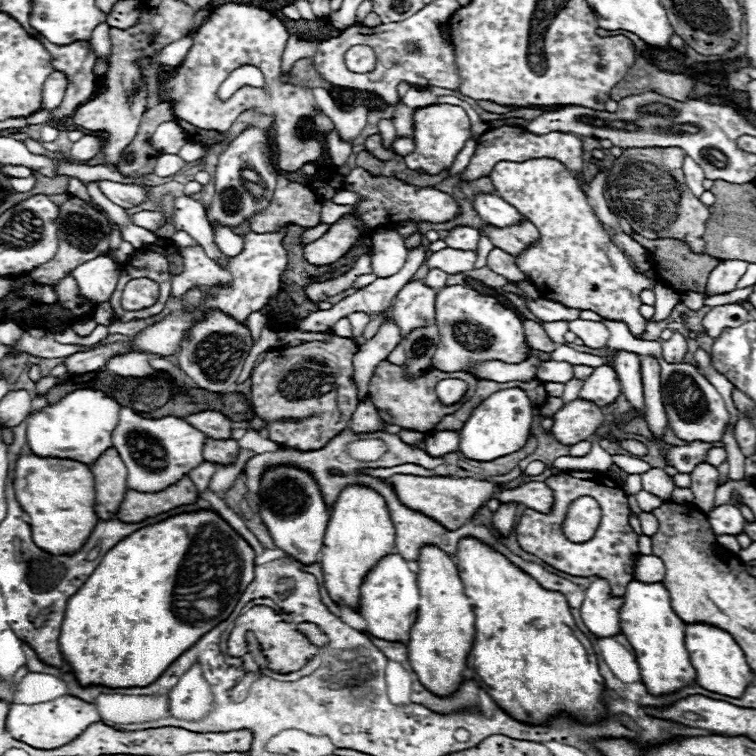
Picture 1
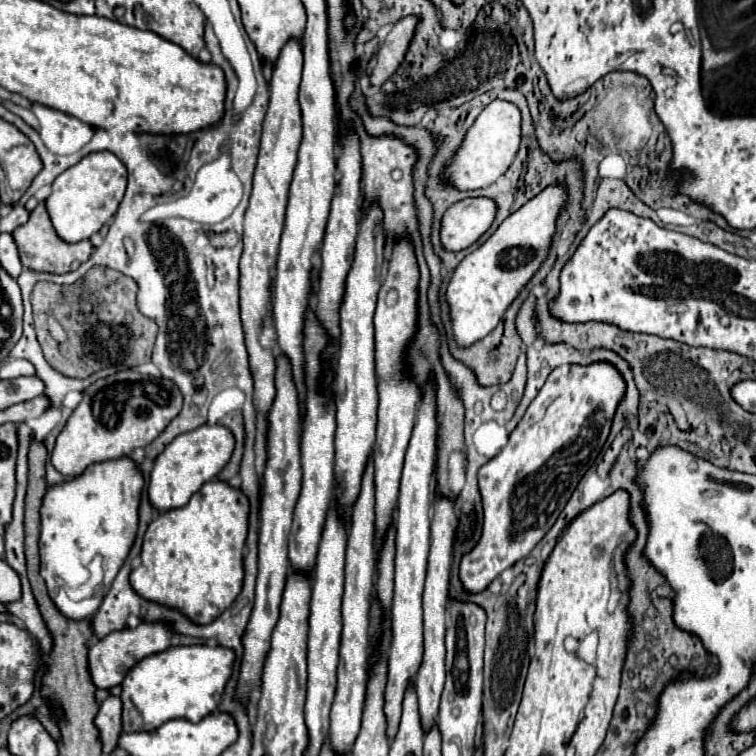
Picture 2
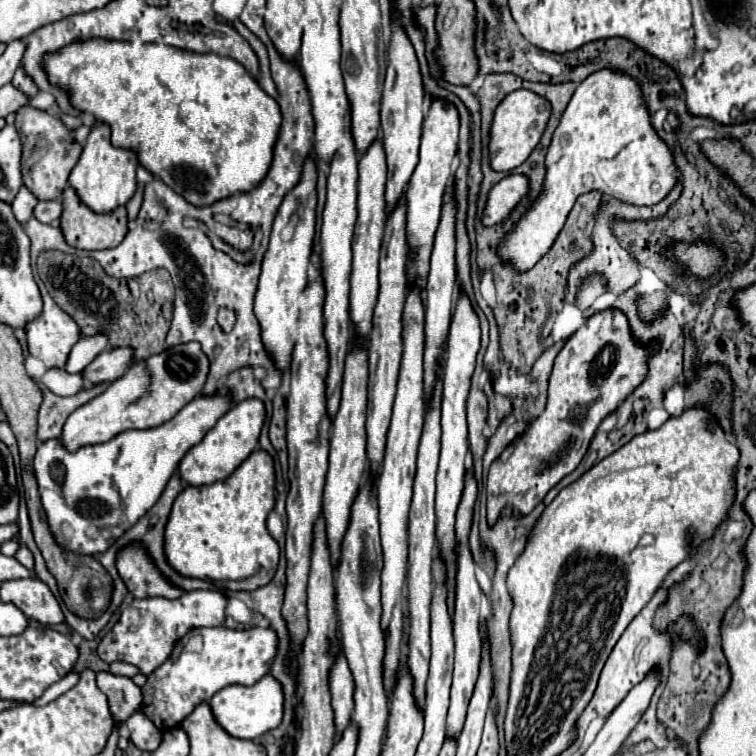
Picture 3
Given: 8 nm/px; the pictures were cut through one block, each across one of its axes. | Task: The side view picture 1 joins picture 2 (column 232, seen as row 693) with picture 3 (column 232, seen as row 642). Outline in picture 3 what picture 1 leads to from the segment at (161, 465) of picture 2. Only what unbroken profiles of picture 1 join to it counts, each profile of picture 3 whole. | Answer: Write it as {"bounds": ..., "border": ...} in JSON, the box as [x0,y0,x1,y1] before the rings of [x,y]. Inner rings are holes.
{"bounds":[178,398,266,486],"border":[[[248,398],[244,402],[234,404],[214,424],[214,428],[206,432],[202,442],[192,446],[186,452],[186,456],[180,460],[178,464],[180,478],[190,486],[204,486],[204,484],[212,484],[212,482],[228,478],[238,468],[238,464],[242,464],[250,456],[250,452],[258,446],[258,436],[264,424],[264,416],[266,416],[264,404],[256,398]]]}

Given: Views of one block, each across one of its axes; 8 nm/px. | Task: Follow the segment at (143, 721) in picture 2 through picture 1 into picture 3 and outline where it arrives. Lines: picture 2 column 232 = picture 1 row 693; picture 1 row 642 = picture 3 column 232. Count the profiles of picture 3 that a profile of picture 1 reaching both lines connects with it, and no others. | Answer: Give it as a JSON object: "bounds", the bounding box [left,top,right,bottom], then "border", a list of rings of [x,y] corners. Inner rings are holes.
{"bounds":[140,628,278,732],"border":[[[194,628],[176,642],[170,658],[148,676],[142,686],[140,712],[150,718],[160,732],[176,728],[198,704],[208,702],[214,692],[230,684],[252,686],[266,676],[276,656],[276,646],[278,638],[272,628]]]}

